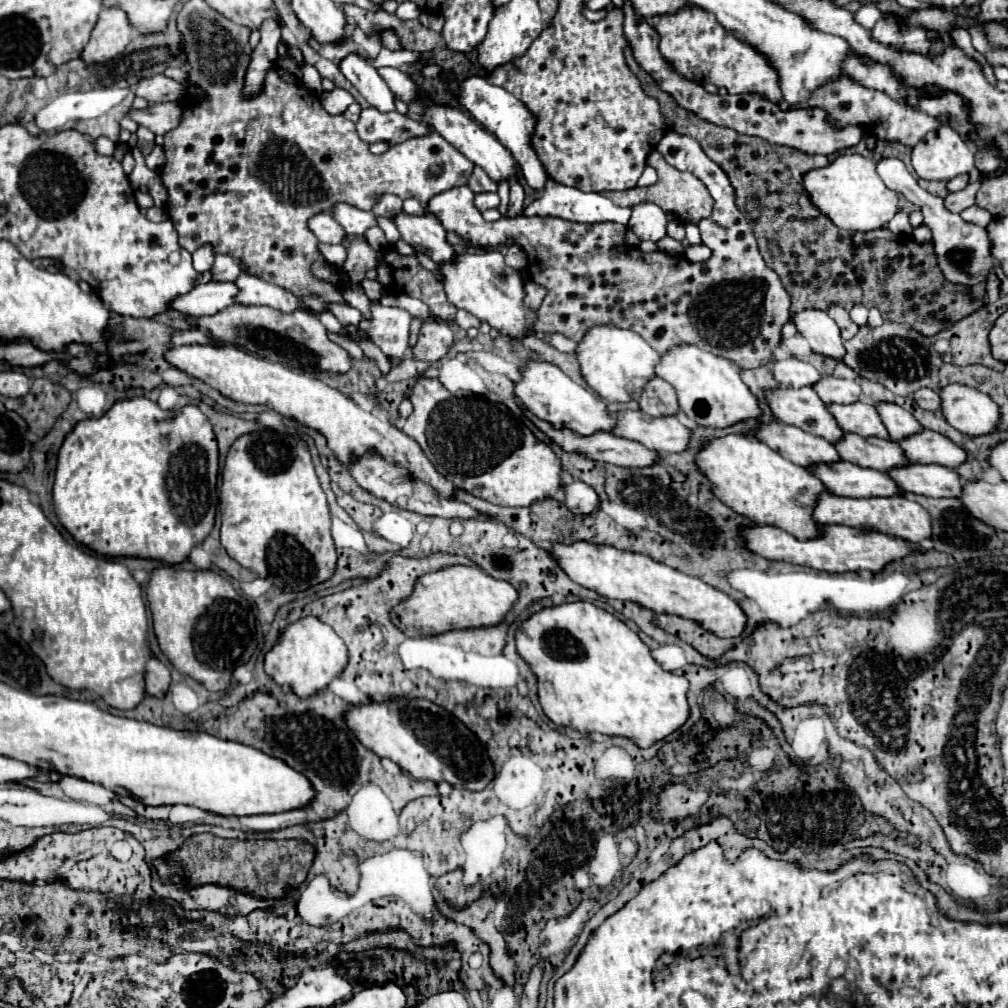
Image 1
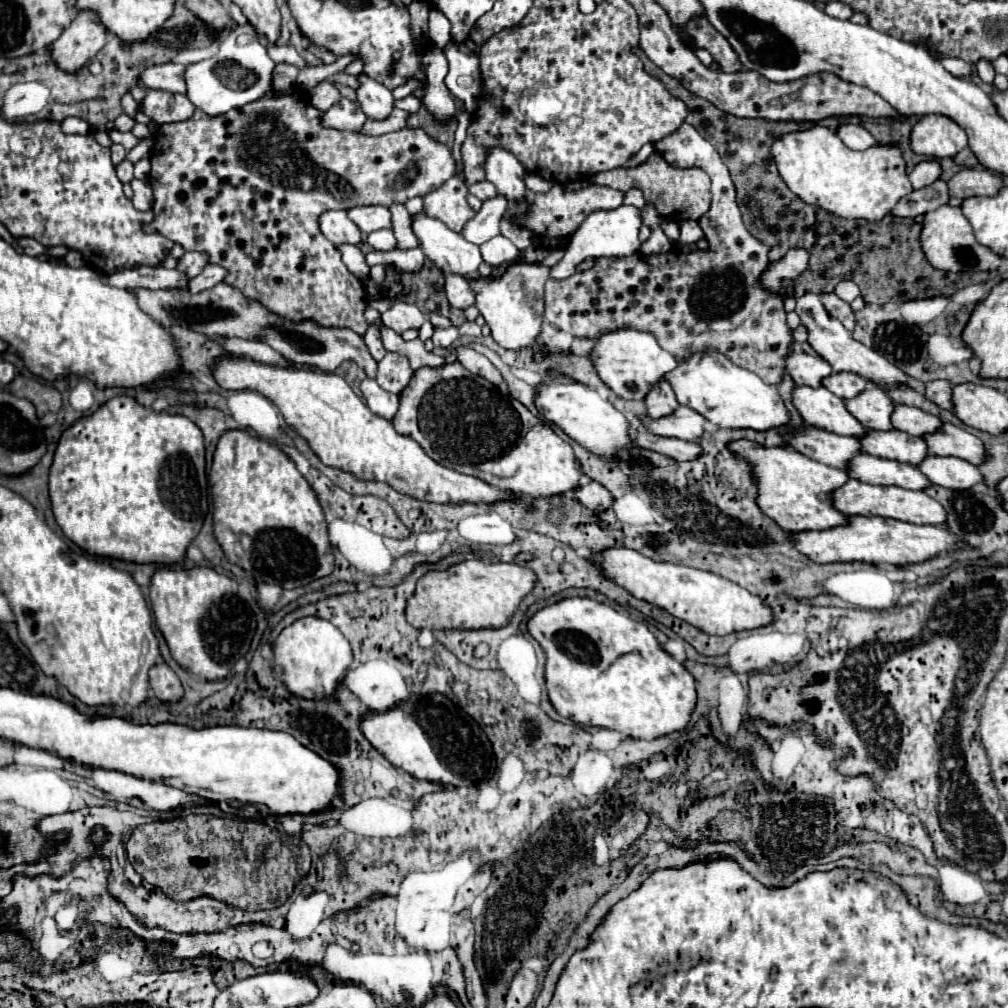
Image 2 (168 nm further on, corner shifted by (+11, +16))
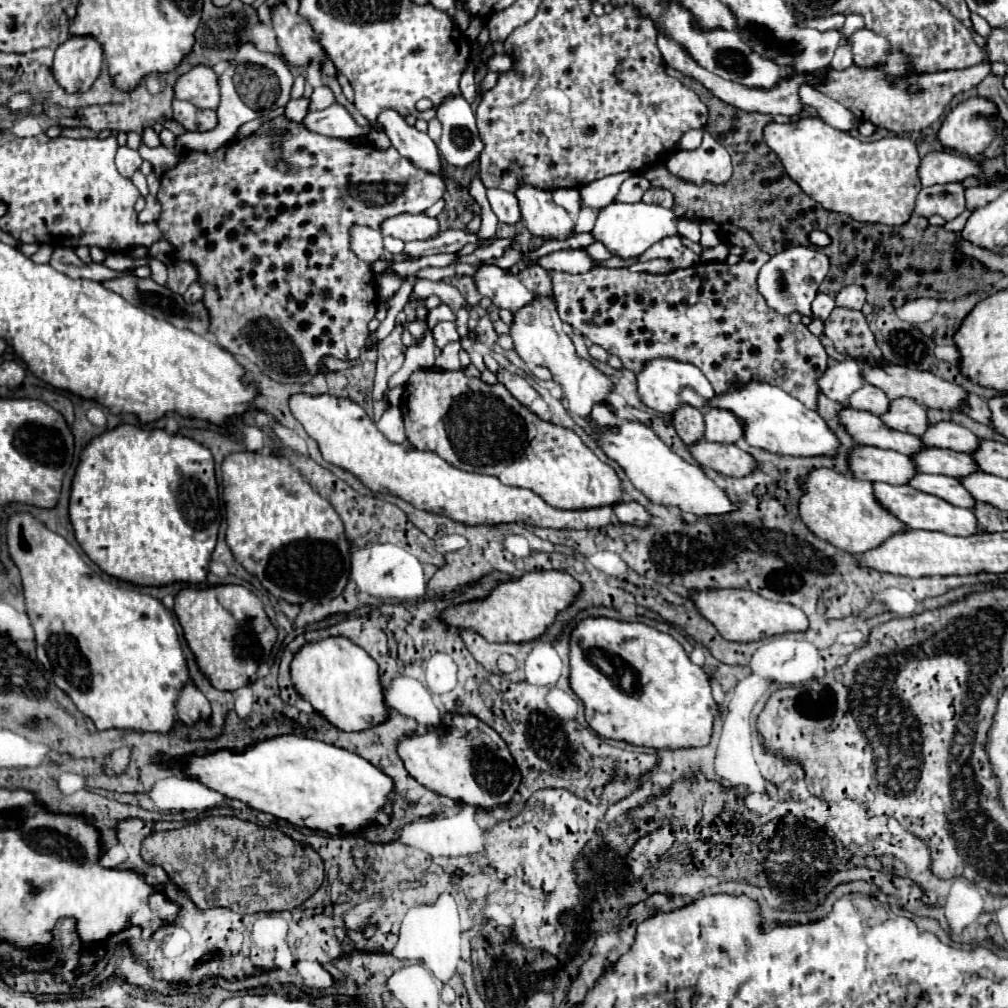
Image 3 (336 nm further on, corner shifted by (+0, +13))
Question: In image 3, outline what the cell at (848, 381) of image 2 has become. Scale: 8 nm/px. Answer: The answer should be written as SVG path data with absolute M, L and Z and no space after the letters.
M865 385L861 387L859 391L855 391L849 399L849 405L853 409L859 409L859 411L869 411L873 415L885 415L885 411L889 411L889 403L891 399L875 385Z

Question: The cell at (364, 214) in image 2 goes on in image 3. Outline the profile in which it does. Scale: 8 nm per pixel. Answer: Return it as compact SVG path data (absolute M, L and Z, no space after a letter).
M397 215L387 219L381 225L383 235L397 237L401 241L415 241L415 239L429 239L439 233L439 221L429 215Z

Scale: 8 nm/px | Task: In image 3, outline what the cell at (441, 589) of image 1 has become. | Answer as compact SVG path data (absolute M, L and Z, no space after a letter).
M533 571L533 573L525 573L521 579L515 581L507 581L501 583L487 599L483 601L473 601L473 603L463 603L463 605L455 605L443 611L443 621L449 627L457 627L457 629L475 629L477 633L481 633L489 643L527 643L537 639L539 635L543 635L547 631L547 627L555 621L555 615L563 609L567 609L579 595L581 585L563 571Z

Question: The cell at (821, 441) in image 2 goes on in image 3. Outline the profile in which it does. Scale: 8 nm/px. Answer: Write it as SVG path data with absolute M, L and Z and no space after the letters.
M857 445L849 457L851 473L857 479L865 479L871 483L883 481L891 485L905 485L913 475L917 475L917 465L909 455L901 455L897 451L887 451L879 447Z

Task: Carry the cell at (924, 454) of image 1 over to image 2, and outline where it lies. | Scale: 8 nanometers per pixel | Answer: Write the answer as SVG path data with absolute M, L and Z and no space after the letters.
M944 422L934 436L922 436L928 444L928 452L936 456L956 456L970 464L980 464L986 460L984 444L970 432L956 428L950 422Z

